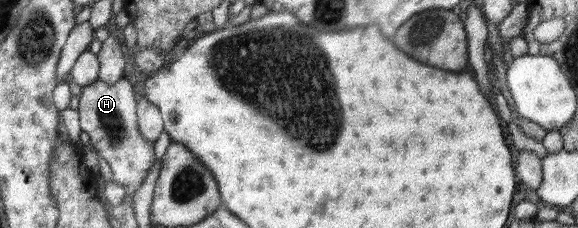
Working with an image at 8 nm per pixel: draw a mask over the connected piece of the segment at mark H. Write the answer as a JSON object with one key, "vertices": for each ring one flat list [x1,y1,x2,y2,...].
{"vertices":[[120,78,115,84,107,84,97,79,93,84,82,87,79,96,80,127,90,136,90,144,111,167,116,184,121,184,128,192,123,202,130,202,133,208,133,193,145,182,149,170,156,160,154,142,145,138,138,127,137,100,131,82]]}

